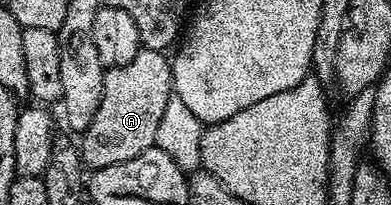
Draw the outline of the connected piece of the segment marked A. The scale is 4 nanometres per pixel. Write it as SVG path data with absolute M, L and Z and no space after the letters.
M143 48L133 62L104 71L101 106L97 106L93 122L81 133L83 163L88 169L117 166L117 162L129 162L146 148L156 147L157 126L173 95L171 60L165 57L163 52Z

